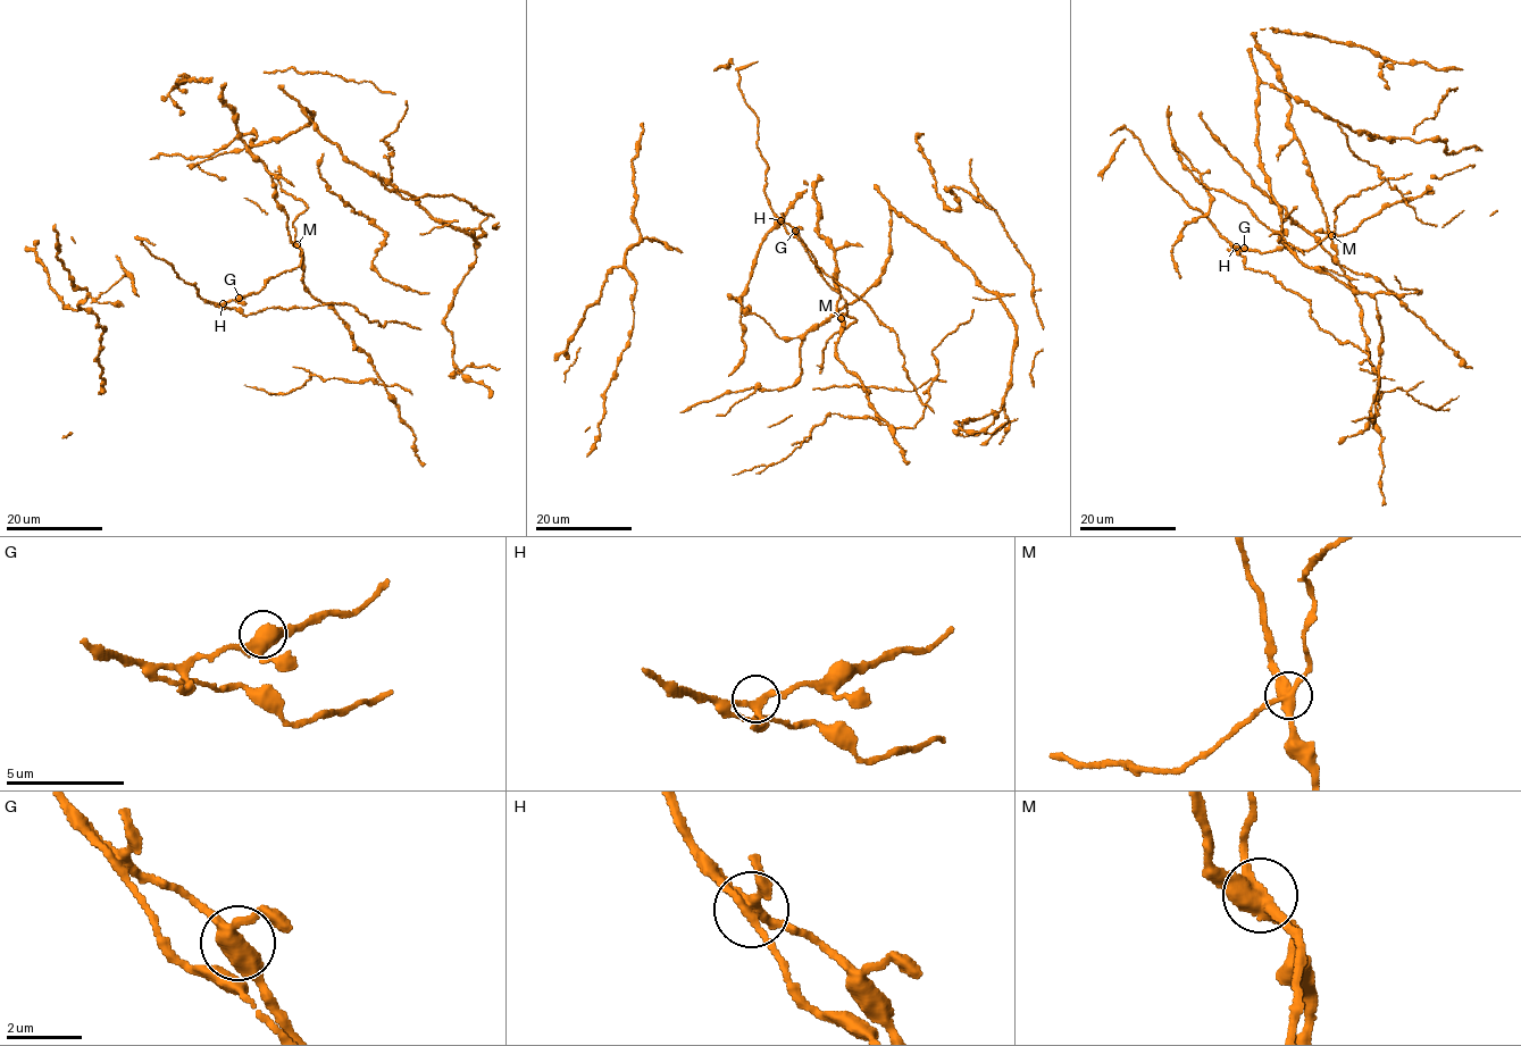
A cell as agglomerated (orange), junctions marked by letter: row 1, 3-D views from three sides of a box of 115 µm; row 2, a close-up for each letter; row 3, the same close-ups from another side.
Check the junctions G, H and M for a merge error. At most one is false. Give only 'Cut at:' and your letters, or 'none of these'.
Cut at: M

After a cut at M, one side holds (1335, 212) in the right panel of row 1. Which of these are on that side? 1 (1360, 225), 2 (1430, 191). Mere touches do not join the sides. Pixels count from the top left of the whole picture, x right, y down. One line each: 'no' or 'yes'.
1: no
2: no

